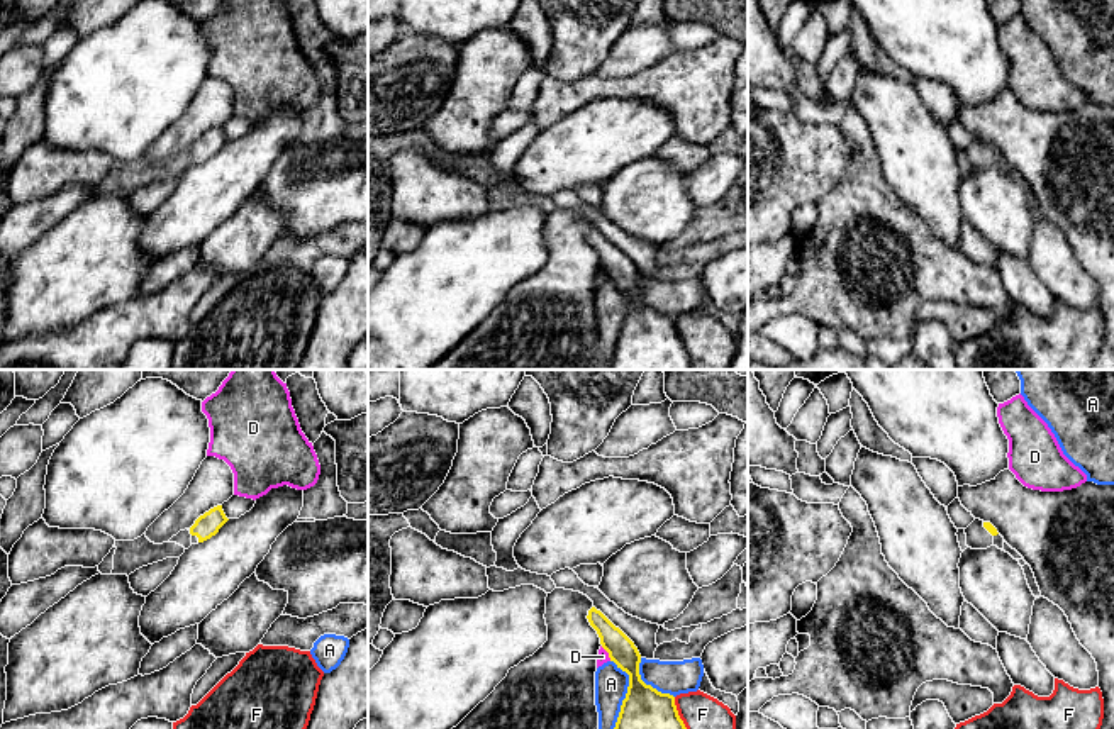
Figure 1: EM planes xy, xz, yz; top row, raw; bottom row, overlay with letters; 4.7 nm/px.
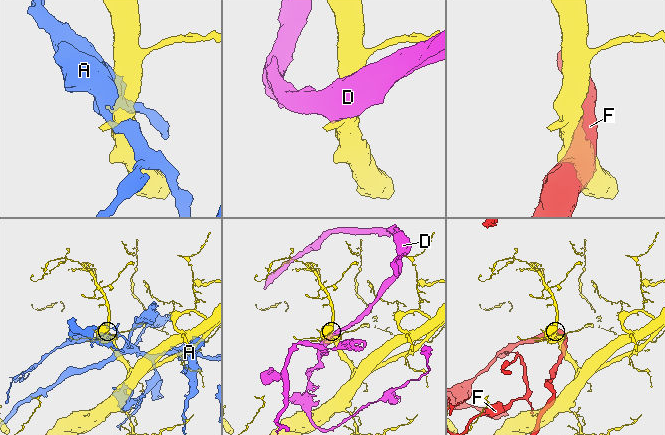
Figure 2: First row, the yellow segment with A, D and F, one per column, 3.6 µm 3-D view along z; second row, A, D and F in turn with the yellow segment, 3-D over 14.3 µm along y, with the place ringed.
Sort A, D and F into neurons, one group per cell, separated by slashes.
A / D / F

